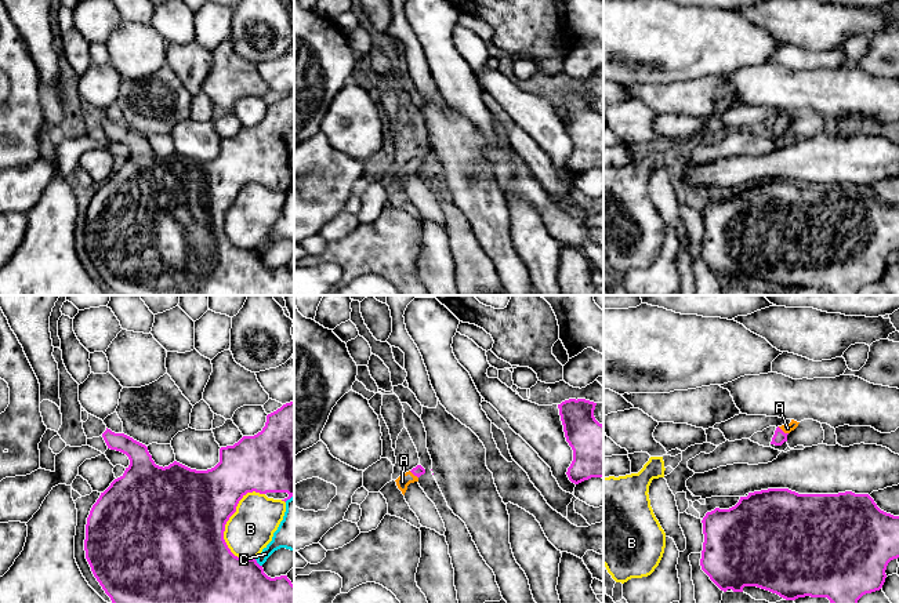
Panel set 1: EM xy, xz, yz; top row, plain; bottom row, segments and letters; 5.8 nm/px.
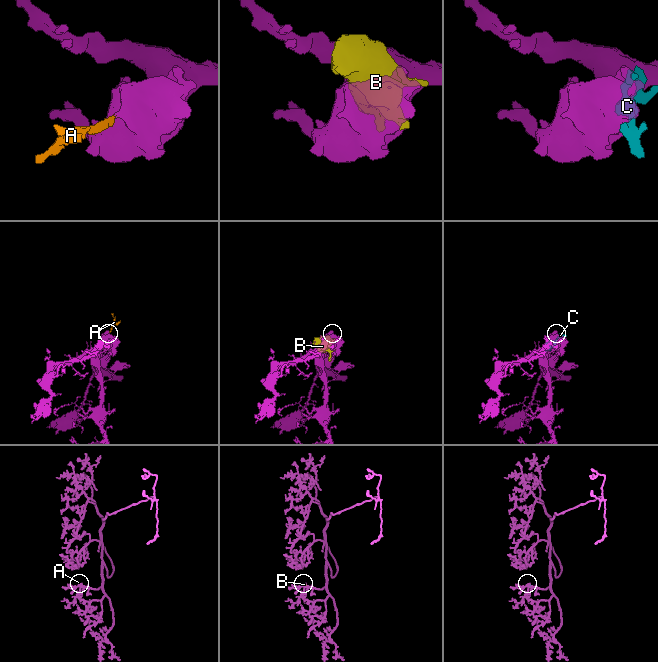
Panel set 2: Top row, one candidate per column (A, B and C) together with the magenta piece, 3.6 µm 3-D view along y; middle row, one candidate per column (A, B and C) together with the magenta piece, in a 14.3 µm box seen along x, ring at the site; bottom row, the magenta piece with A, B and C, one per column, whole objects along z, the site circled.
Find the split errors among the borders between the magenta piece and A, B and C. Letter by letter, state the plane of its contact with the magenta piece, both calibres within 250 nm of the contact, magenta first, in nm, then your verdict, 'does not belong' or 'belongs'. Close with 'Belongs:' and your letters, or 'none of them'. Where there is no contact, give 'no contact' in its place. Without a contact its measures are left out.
A: yz | 80/60 nm | belongs
B: xy | 480/280 nm | does not belong
C: xy | 320/160 nm | does not belong
Belongs: A

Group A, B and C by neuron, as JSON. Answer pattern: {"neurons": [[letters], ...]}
{"neurons": [["A"], ["B"], ["C"]]}

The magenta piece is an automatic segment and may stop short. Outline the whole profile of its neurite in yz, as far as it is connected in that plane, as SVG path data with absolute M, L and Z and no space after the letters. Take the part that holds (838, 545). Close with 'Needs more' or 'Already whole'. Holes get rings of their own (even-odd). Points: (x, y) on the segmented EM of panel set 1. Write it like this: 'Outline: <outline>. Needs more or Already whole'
Outline: M768 488L740 497L729 509L707 512L702 523L700 566L724 592L757 586L786 600L811 596L827 597L830 603L858 603L863 595L882 588L888 563L899 557L899 516L881 511L869 494L798 494L789 488Z. Already whole

